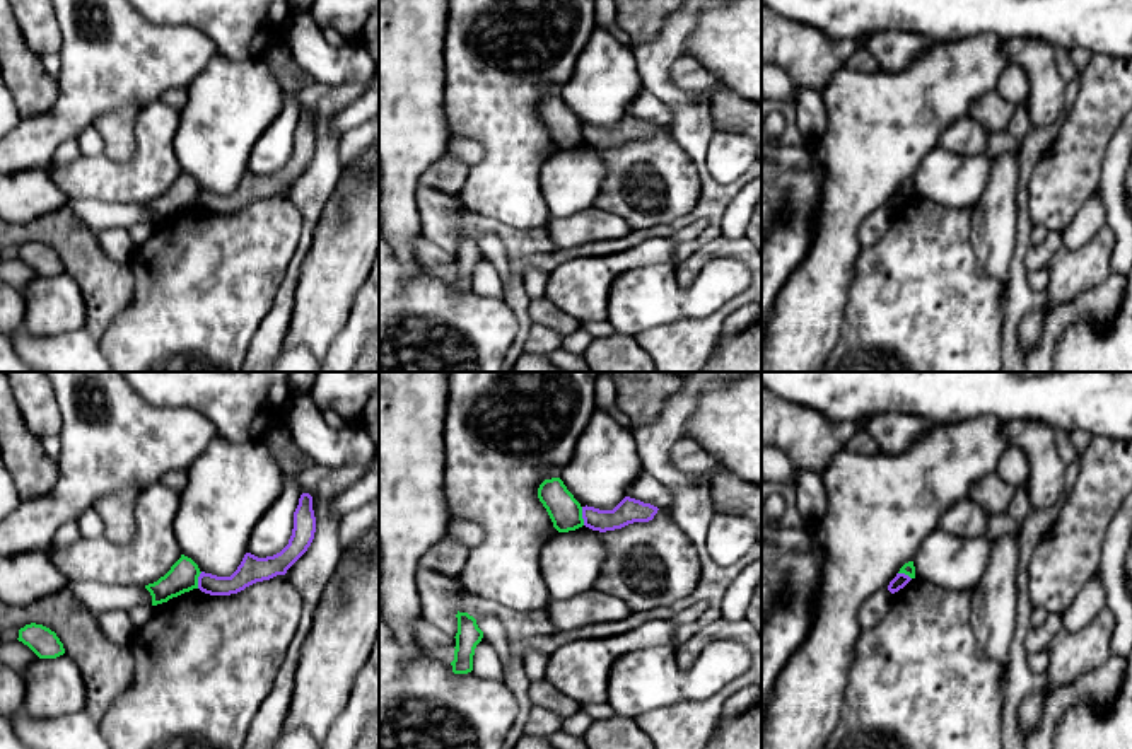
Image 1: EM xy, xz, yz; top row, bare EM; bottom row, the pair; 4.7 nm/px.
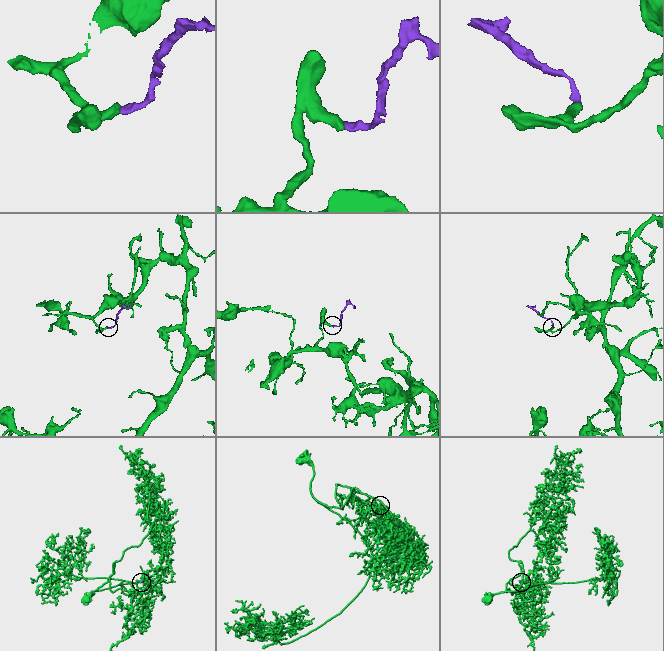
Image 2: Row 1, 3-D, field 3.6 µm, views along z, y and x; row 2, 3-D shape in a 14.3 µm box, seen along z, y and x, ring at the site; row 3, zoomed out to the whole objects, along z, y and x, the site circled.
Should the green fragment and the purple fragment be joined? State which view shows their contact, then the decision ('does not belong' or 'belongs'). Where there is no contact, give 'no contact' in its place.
meets green in xz; does not belong

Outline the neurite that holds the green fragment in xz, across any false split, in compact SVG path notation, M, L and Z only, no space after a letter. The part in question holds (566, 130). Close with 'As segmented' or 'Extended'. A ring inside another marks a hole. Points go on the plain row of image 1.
M560 96L545 97L538 106L538 116L558 150L575 148L584 143L582 125Z. As segmented

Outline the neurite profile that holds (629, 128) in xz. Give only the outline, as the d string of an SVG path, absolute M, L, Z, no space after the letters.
M625 114L613 128L599 128L587 123L582 125L582 136L586 145L606 150L633 140L649 140L657 128L659 126L651 121Z

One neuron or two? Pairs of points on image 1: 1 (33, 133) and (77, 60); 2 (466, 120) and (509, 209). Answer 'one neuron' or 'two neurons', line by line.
1: one neuron
2: one neuron

